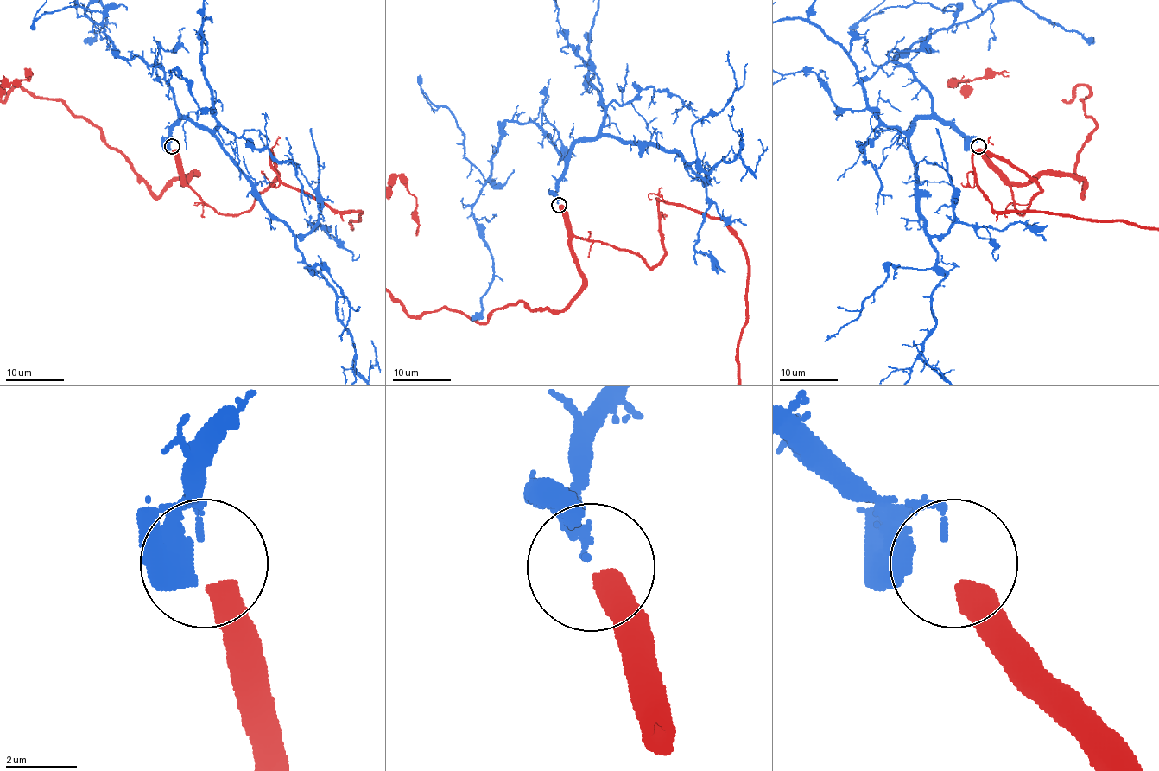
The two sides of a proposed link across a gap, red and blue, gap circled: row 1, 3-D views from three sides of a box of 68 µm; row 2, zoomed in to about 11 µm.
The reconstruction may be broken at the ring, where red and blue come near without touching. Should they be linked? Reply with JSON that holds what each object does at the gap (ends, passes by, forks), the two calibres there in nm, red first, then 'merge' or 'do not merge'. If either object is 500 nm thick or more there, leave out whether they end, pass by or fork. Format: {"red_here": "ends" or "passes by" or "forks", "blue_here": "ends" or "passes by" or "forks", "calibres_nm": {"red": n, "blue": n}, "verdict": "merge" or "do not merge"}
{"calibres_nm": {"red": 550, "blue": 150}, "verdict": "merge"}

